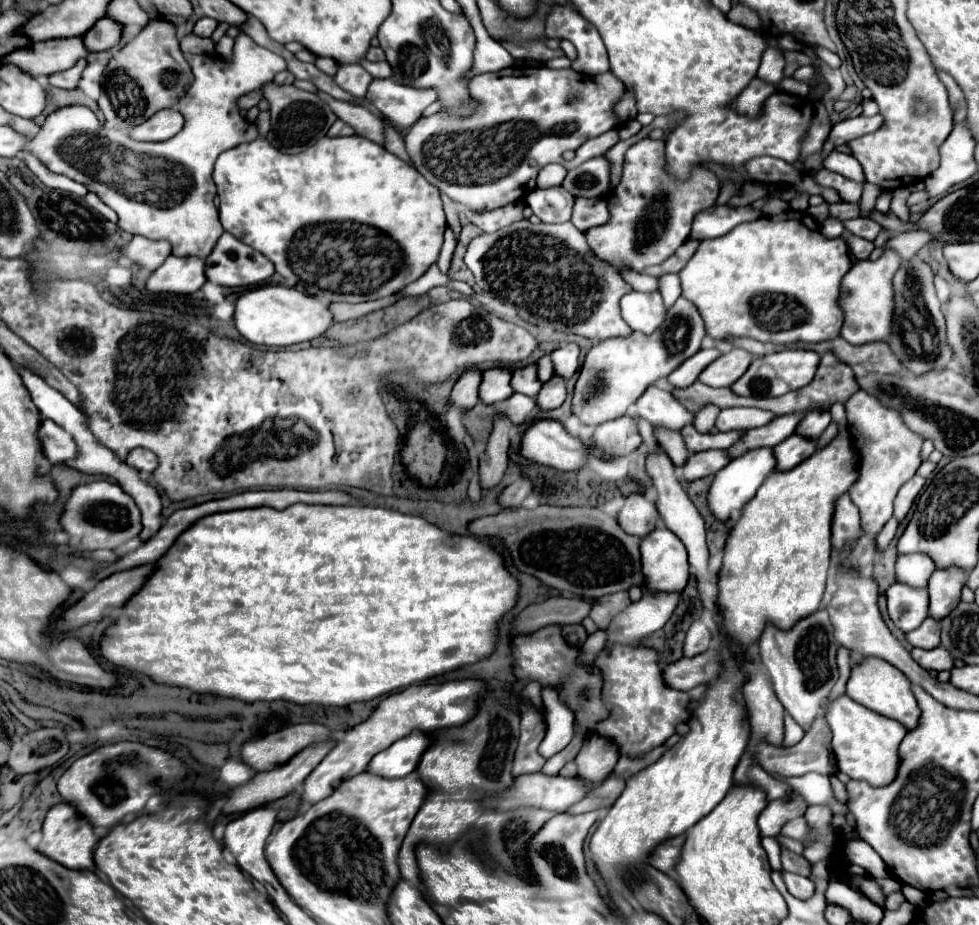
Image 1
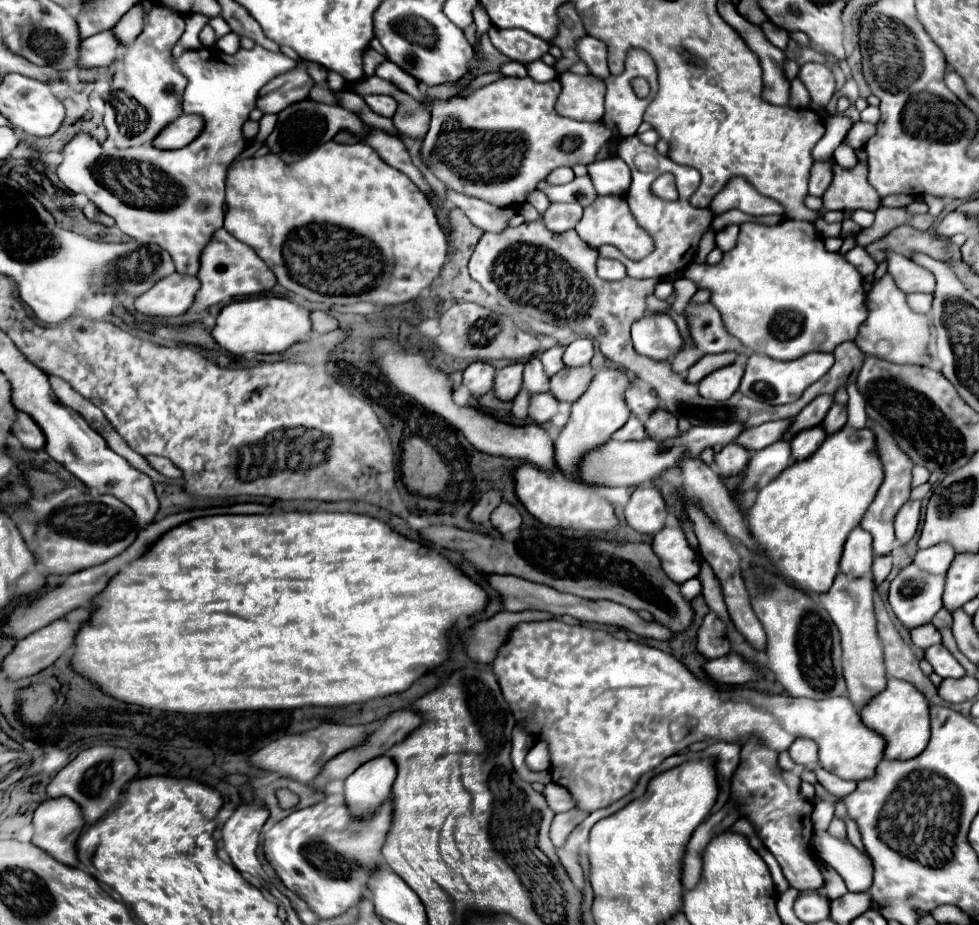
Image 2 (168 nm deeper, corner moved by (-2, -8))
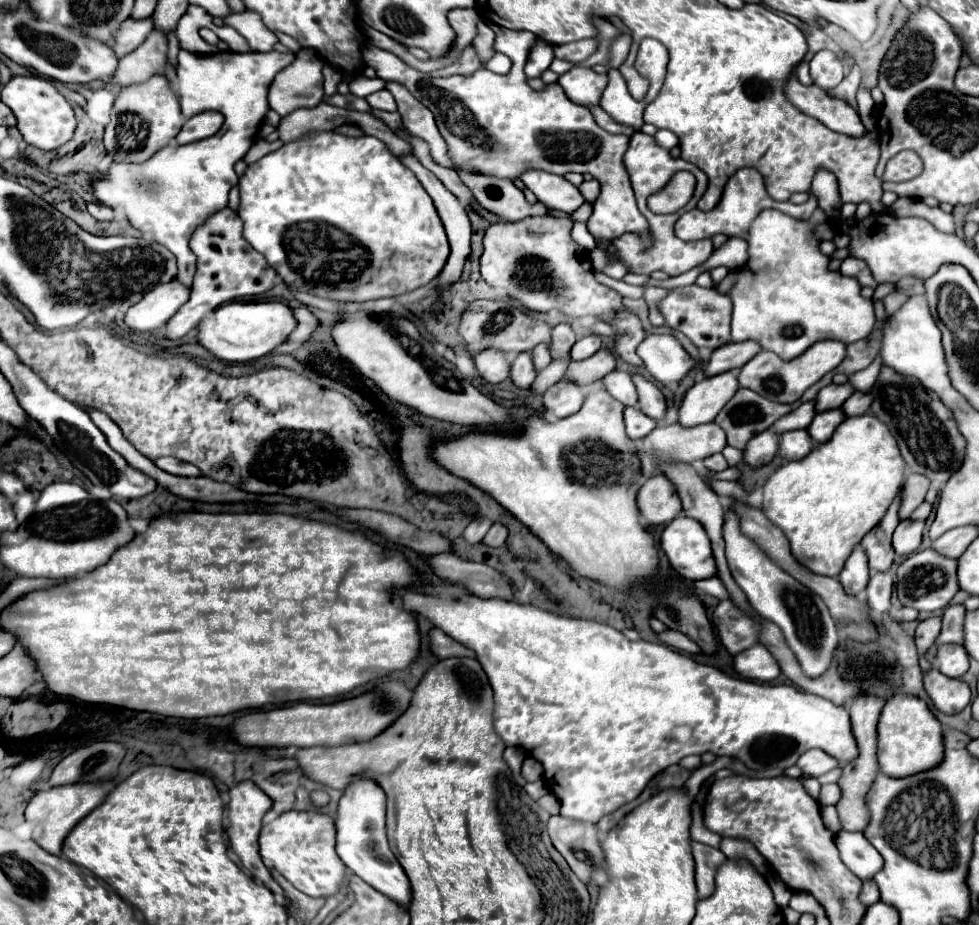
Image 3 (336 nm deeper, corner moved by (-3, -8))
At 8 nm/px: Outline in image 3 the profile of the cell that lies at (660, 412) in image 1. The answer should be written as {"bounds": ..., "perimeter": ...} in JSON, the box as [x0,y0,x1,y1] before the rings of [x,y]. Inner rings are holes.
{"bounds":[599,370,637,406],"perimeter":[[[613,370],[607,376],[603,376],[599,384],[603,384],[603,388],[615,400],[619,400],[621,404],[625,404],[625,406],[635,406],[637,404],[637,390],[635,390],[635,386],[631,382],[631,376],[627,372]]]}

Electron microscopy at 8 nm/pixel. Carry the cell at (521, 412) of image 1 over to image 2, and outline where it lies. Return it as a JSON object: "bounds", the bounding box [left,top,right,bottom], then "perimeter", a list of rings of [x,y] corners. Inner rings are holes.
{"bounds":[528,392,558,424],"perimeter":[[[544,392],[544,394],[534,394],[530,398],[530,406],[528,406],[528,418],[538,422],[538,424],[544,424],[548,422],[556,412],[558,412],[558,400],[550,394],[550,392]]]}

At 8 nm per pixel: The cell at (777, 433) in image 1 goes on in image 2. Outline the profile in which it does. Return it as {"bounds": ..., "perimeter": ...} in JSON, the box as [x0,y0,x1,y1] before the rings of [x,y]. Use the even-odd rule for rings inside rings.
{"bounds":[782,396,834,442],"perimeter":[[[818,396],[816,400],[812,400],[796,418],[792,418],[792,424],[784,432],[782,440],[788,440],[790,442],[798,432],[808,430],[808,428],[814,428],[816,424],[820,424],[832,404],[834,404],[834,398],[832,396]]]}

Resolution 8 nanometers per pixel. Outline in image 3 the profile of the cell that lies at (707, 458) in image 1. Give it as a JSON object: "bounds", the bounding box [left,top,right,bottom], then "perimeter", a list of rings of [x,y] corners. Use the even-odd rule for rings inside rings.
{"bounds":[745,428,779,466],"perimeter":[[[767,428],[765,432],[753,436],[745,450],[745,462],[751,466],[763,466],[769,464],[779,450],[779,434],[773,428]]]}

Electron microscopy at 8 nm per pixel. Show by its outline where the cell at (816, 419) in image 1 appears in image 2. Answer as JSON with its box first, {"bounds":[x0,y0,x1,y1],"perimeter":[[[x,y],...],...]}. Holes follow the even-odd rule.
{"bounds":[822,404,848,436],"perimeter":[[[832,404],[832,408],[828,410],[828,414],[826,414],[824,422],[822,422],[822,428],[826,430],[826,434],[830,436],[830,434],[834,434],[836,430],[844,428],[844,424],[846,424],[846,416],[848,416],[848,412],[846,412],[846,406]]]}

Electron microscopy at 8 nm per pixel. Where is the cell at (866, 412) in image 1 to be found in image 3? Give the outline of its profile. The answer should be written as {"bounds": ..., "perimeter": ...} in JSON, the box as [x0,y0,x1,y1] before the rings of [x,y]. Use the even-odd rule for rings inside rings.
{"bounds":[861,496,901,572],"perimeter":[[[897,496],[897,500],[891,504],[889,512],[885,514],[885,518],[881,520],[879,526],[875,526],[861,542],[861,548],[867,554],[867,564],[869,564],[869,572],[887,572],[893,564],[893,546],[891,546],[891,536],[899,524],[899,510],[901,504],[901,496]]]}

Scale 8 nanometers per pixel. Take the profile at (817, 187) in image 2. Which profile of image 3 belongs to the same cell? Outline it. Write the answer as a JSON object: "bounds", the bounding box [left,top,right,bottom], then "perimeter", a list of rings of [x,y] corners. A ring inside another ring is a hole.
{"bounds":[675,168,817,240],"perimeter":[[[741,168],[737,170],[729,182],[725,184],[725,190],[723,190],[723,198],[721,202],[709,210],[709,212],[701,212],[701,210],[691,210],[691,212],[685,212],[677,224],[675,224],[675,234],[681,238],[681,240],[703,240],[703,238],[713,238],[715,234],[725,234],[725,236],[737,236],[737,238],[743,238],[747,240],[749,236],[749,224],[757,218],[757,214],[765,208],[775,208],[787,216],[793,216],[797,220],[809,220],[811,218],[811,212],[817,208],[817,200],[811,196],[805,204],[791,204],[791,202],[775,202],[767,190],[765,190],[765,184],[763,184],[763,176],[755,170],[755,168]]]}

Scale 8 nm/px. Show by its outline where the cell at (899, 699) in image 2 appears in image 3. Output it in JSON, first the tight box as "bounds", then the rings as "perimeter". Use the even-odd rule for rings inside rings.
{"bounds":[877,696,943,778],"perimeter":[[[893,696],[887,700],[877,728],[879,738],[879,766],[881,772],[895,778],[905,778],[917,772],[927,772],[941,764],[943,730],[939,720],[931,714],[927,704],[915,696]]]}

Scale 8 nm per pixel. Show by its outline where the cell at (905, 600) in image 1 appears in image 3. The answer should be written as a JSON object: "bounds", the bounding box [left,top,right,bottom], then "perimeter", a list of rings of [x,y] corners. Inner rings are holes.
{"bounds":[897,548,957,612],"perimeter":[[[933,548],[907,556],[897,568],[897,598],[903,606],[911,606],[919,612],[935,612],[945,608],[957,592],[957,560],[949,560],[933,552]]]}

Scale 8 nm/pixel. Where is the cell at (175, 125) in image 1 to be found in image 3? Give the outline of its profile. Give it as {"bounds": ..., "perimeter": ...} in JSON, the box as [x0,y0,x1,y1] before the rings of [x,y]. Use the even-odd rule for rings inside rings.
{"bounds":[175,112,223,144],"perimeter":[[[203,112],[197,114],[193,118],[189,118],[183,126],[183,130],[179,132],[179,136],[175,138],[179,144],[189,144],[189,142],[197,142],[203,138],[213,136],[223,124],[223,116],[221,112]]]}

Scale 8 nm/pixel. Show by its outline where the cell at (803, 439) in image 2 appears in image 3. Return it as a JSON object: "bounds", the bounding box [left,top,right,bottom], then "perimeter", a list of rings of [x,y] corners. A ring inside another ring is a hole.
{"bounds":[809,408,845,442],"perimeter":[[[833,408],[829,412],[819,412],[811,426],[809,426],[809,434],[817,440],[817,442],[827,442],[831,438],[831,434],[835,432],[835,428],[845,420],[845,412],[841,412],[841,408]]]}

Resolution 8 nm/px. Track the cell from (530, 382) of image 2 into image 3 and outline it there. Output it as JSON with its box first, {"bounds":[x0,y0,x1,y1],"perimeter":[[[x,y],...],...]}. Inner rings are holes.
{"bounds":[533,344,551,370],"perimeter":[[[539,344],[537,348],[533,348],[533,362],[537,370],[543,370],[549,362],[551,362],[551,354],[549,354],[549,346],[547,344]]]}

